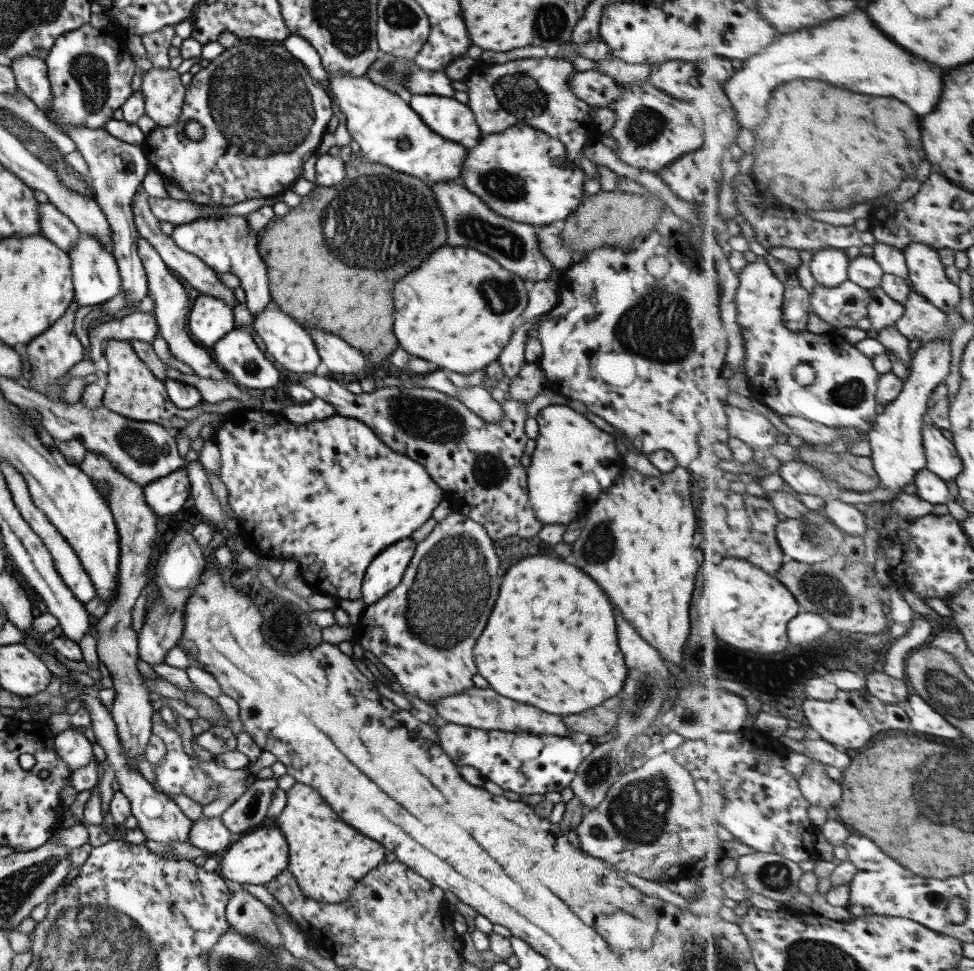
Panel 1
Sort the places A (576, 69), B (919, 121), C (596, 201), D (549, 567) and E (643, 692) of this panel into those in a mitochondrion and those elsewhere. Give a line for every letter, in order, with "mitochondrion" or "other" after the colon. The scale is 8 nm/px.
A: other
B: other
C: other
D: other
E: mitochondrion

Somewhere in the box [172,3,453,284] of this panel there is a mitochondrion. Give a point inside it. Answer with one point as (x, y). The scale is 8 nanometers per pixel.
(260, 101)

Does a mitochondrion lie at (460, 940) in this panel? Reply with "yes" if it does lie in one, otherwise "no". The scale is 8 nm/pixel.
no

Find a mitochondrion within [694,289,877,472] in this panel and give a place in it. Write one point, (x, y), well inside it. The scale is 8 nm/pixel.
(851, 393)

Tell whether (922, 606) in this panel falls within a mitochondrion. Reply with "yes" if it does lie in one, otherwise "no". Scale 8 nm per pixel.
no

